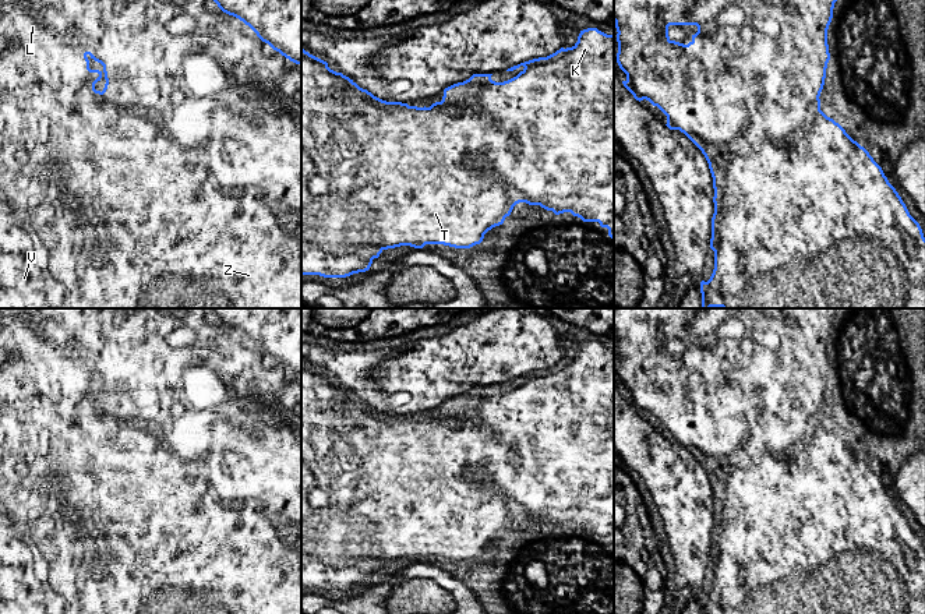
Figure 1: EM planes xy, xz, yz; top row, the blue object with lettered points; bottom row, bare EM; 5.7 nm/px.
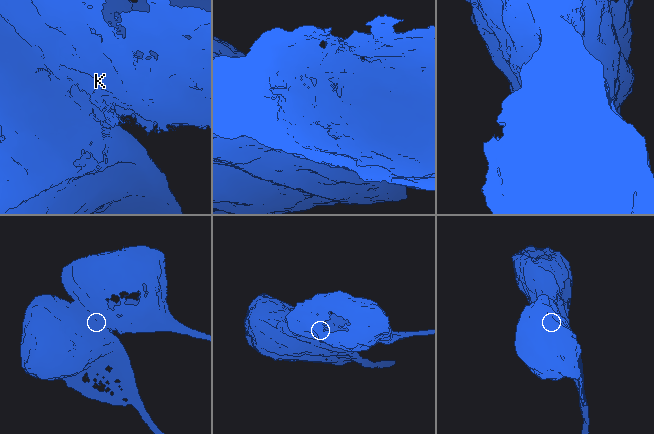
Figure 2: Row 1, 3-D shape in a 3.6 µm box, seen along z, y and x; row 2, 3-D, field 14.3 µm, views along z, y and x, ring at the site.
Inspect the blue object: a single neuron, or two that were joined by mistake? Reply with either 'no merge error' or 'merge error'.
merge error

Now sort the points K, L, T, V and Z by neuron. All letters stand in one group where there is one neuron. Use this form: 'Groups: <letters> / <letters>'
Groups: K / L T V Z

